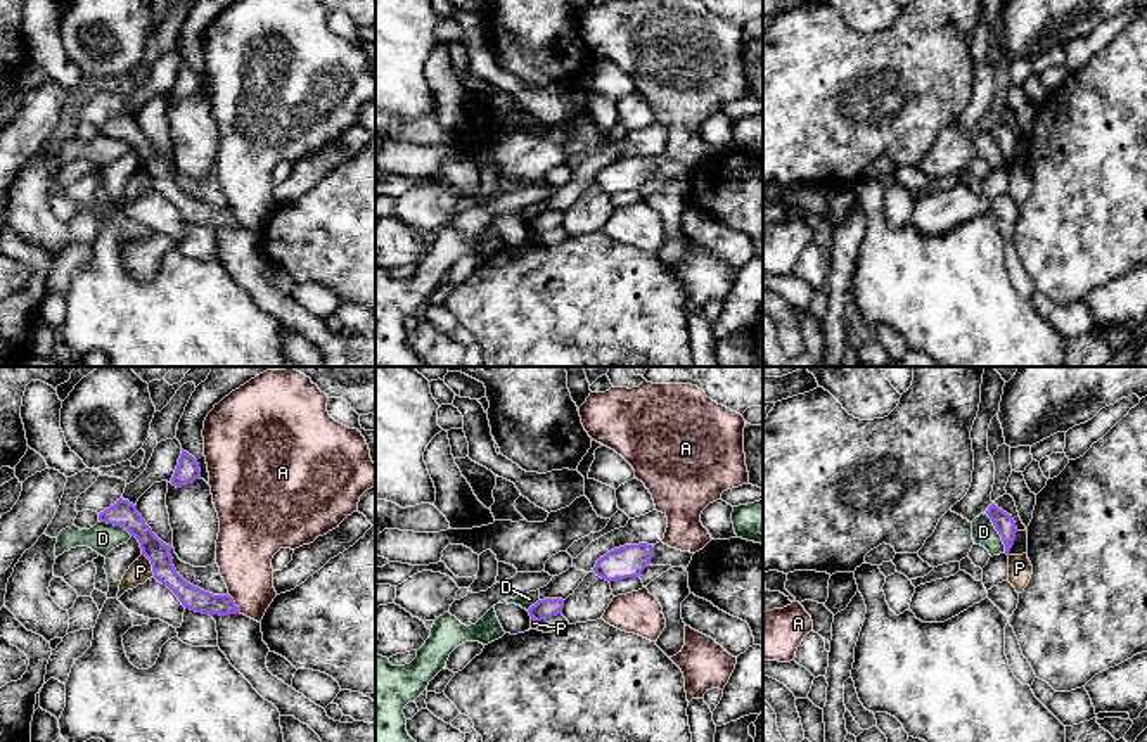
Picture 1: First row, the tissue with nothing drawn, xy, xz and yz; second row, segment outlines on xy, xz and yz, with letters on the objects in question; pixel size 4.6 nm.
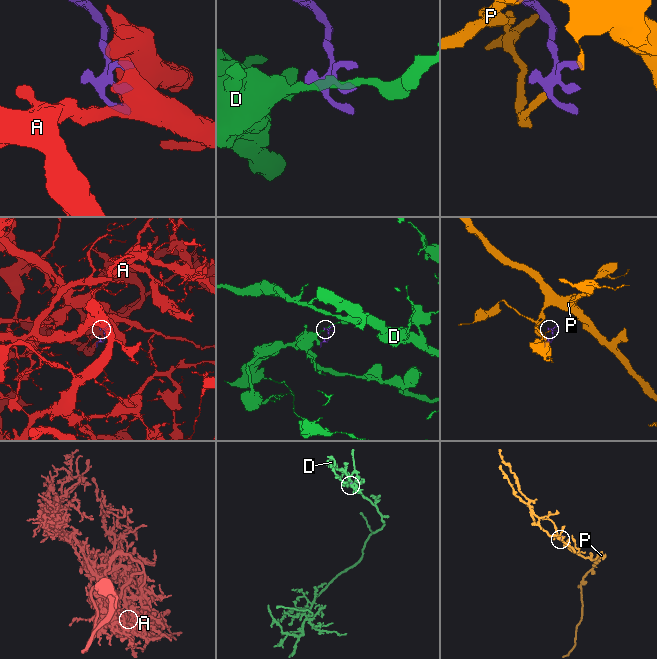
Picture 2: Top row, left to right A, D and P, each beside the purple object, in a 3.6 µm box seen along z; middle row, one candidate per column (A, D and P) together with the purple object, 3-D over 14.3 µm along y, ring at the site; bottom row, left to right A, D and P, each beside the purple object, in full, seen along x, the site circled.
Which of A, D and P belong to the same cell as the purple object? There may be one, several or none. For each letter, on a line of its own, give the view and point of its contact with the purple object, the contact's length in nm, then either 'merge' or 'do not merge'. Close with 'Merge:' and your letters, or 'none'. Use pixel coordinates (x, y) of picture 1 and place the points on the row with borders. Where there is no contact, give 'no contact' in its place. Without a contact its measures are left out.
A: meets purple in xy at (234, 602); contact 110 nm long; do not merge
D: meets purple in yz at (999, 533); contact 220 nm long; do not merge
P: meets purple in xy at (153, 566); contact 130 nm long; do not merge
Merge: none

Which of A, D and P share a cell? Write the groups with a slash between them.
A / D / P

